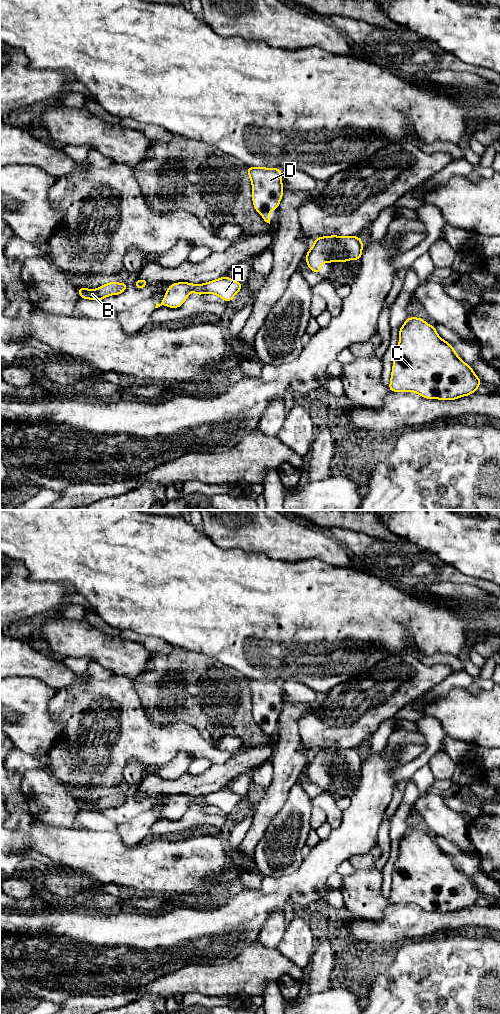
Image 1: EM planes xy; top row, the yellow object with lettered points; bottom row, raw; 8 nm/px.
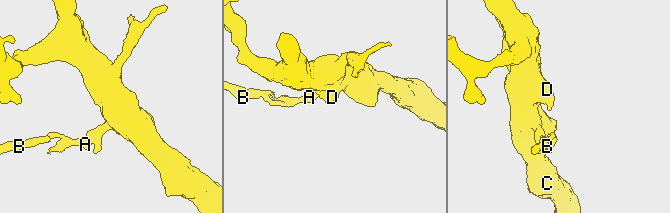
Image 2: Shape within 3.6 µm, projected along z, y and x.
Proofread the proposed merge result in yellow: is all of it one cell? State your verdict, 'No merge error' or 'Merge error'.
Merge error

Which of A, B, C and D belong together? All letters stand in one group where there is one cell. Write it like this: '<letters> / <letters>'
A C D / B

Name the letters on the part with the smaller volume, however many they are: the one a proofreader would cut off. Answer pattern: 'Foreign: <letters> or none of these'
Foreign: B

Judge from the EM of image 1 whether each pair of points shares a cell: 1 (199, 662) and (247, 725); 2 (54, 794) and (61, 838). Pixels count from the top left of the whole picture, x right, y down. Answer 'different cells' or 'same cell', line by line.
1: same cell
2: different cells

